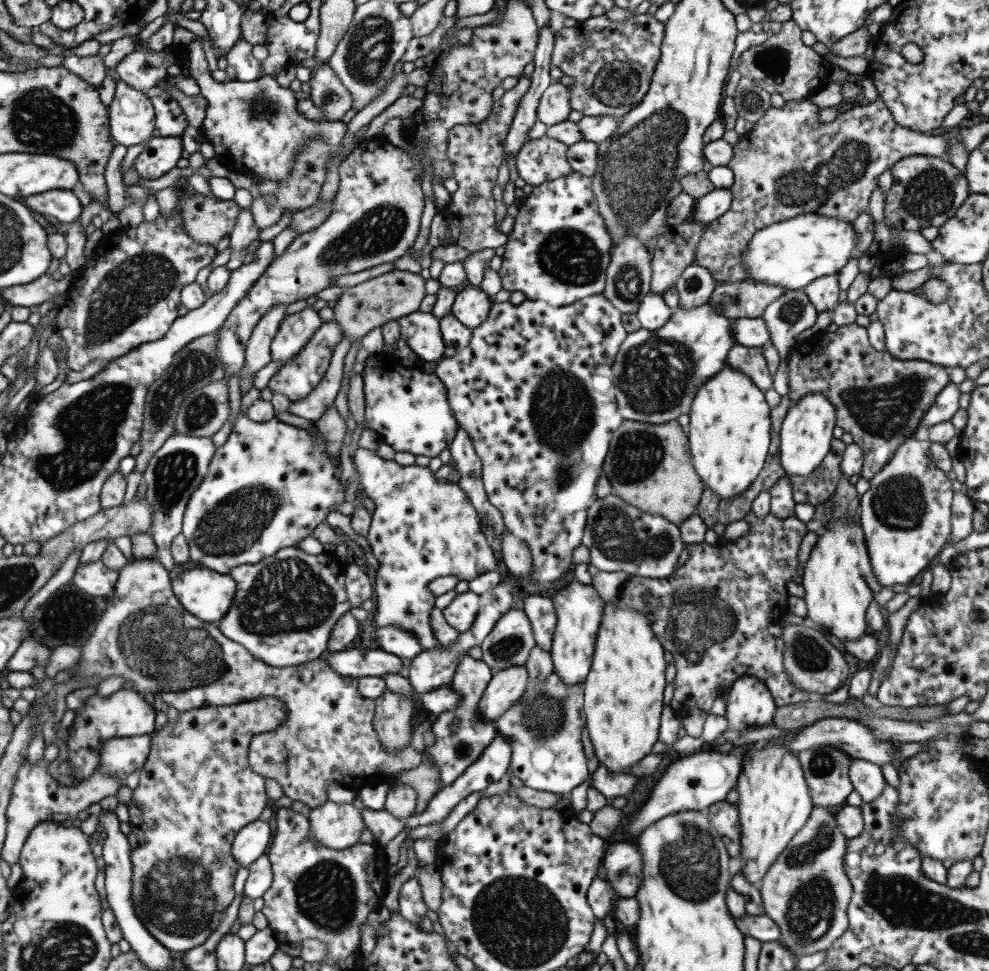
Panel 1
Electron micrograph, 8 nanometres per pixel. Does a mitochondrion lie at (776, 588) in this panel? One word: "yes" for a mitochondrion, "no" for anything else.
no

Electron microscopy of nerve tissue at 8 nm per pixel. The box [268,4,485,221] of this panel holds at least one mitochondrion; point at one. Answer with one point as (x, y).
(371, 45)

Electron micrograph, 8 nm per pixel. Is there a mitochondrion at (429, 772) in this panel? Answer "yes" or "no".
no

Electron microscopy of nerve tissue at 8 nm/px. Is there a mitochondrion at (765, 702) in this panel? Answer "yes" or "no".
no

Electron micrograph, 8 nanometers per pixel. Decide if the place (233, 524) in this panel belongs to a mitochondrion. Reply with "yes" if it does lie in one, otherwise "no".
yes

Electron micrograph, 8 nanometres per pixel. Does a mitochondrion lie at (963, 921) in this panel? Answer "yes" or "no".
yes

